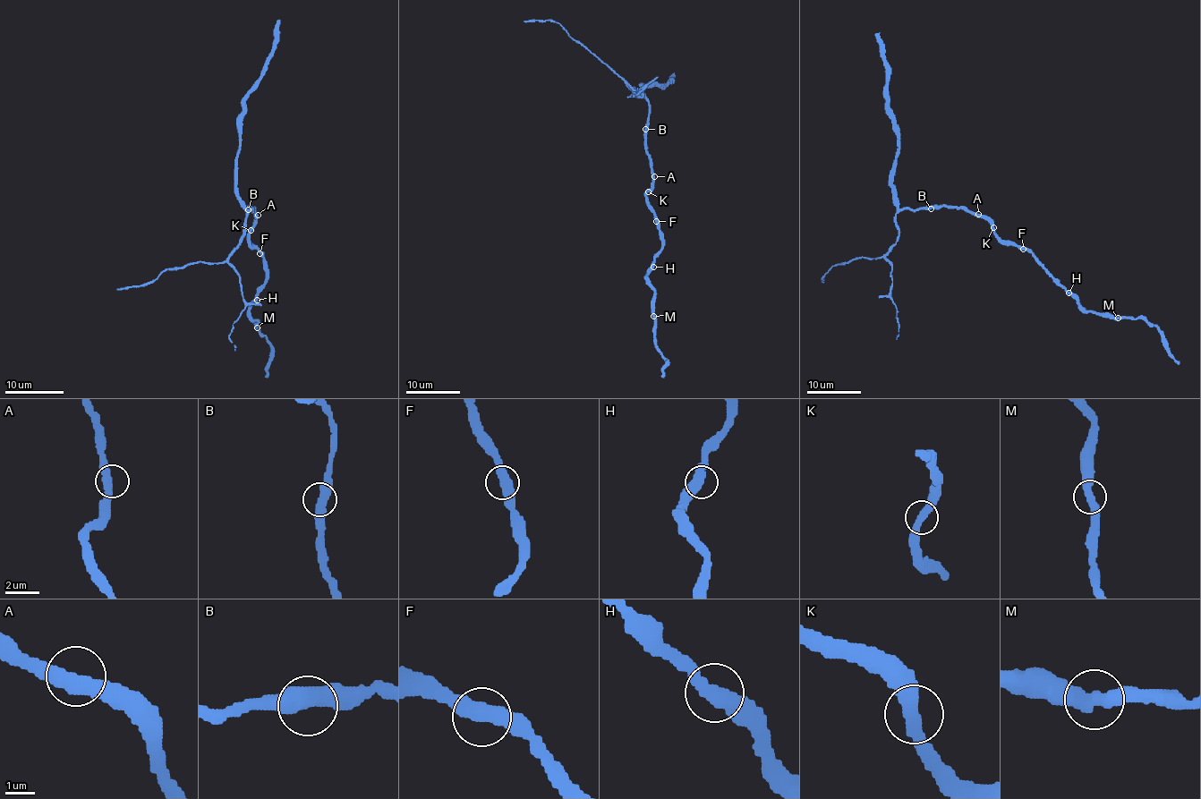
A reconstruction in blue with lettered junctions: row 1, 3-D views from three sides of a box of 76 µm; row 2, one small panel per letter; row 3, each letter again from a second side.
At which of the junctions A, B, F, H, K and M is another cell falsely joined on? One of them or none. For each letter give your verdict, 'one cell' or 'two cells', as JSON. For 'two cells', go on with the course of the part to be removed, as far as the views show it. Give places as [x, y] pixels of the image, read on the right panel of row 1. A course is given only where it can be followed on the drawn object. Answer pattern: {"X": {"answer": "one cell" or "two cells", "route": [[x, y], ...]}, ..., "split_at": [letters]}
{"A": {"answer": "one cell"}, "B": {"answer": "one cell"}, "F": {"answer": "one cell"}, "H": {"answer": "one cell"}, "K": {"answer": "one cell"}, "M": {"answer": "one cell"}, "split_at": []}

